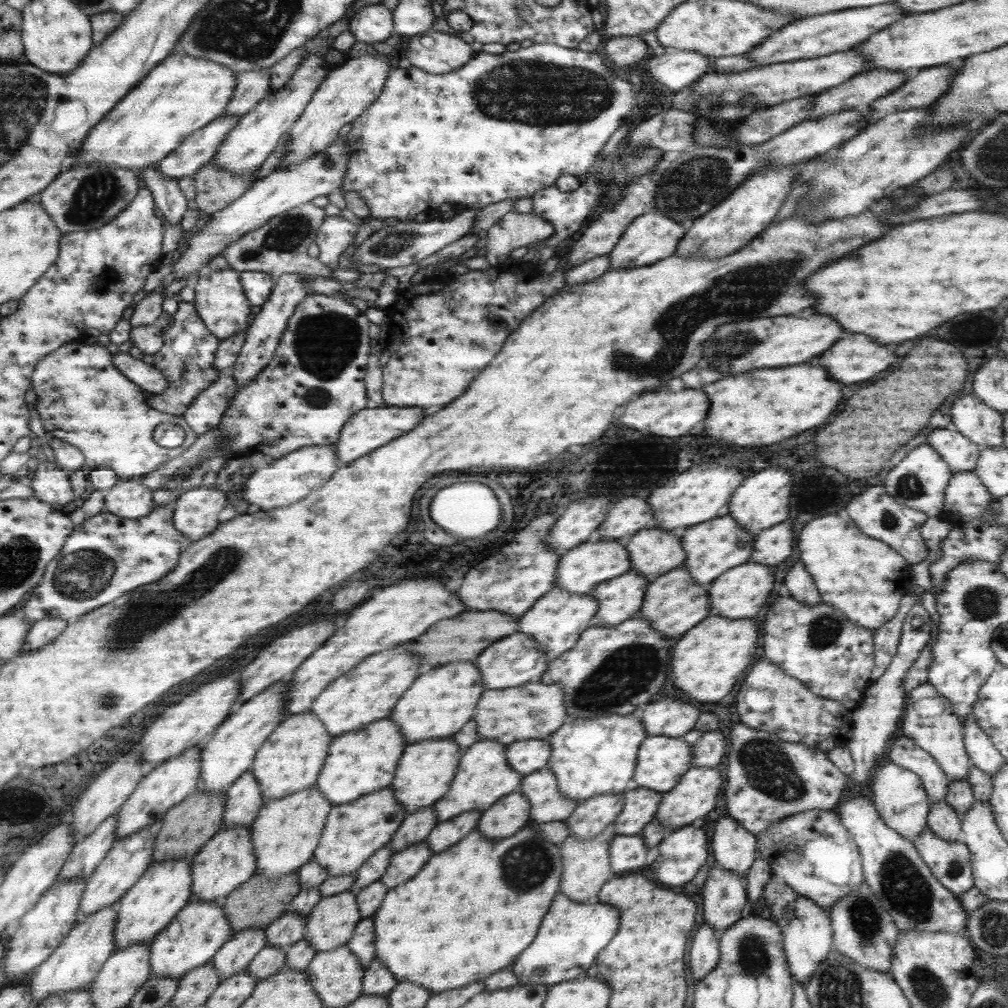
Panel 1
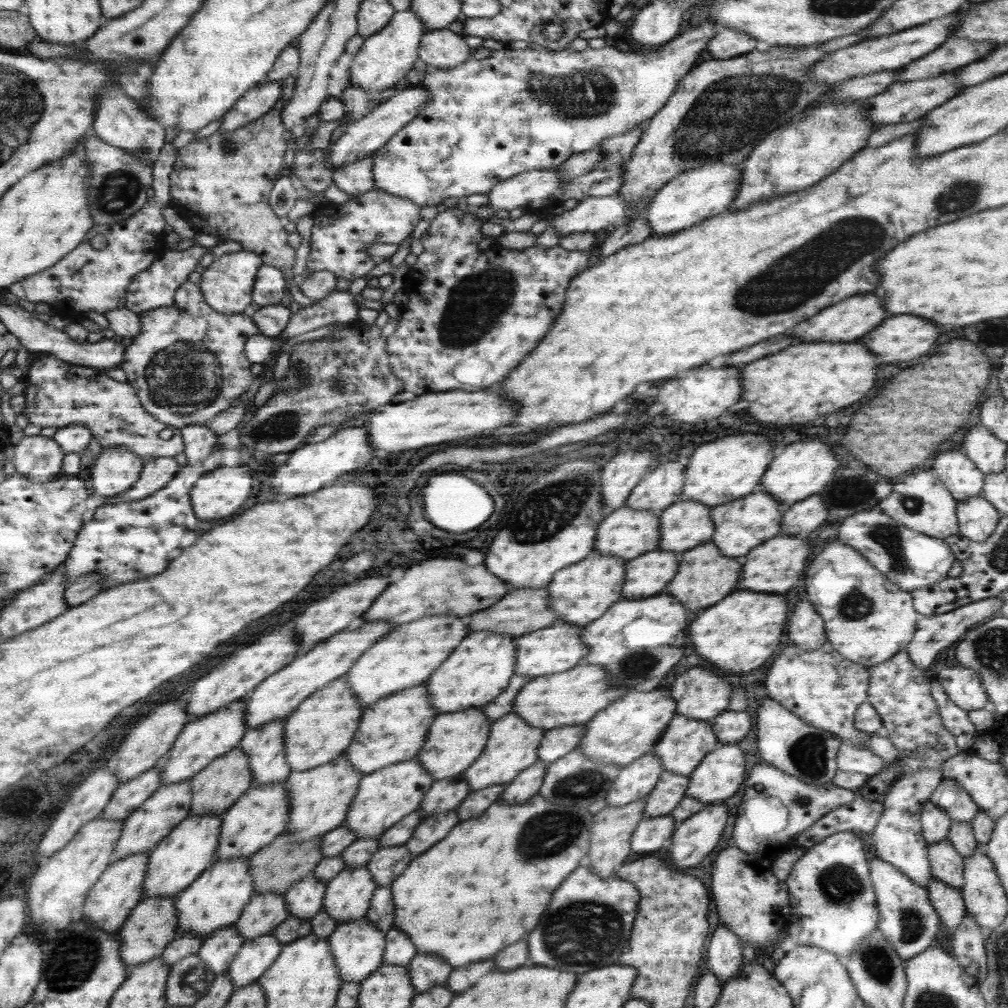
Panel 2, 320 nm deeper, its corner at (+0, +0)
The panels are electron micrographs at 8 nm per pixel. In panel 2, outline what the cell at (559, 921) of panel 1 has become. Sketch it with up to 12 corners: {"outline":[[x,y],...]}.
{"outline":[[584,861],[527,934],[577,976],[617,962],[639,896]]}

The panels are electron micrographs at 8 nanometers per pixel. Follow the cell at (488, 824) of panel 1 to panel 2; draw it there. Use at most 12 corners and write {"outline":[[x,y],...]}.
{"outline":[[537,759],[502,787],[499,799],[514,805],[536,795],[546,765]]}

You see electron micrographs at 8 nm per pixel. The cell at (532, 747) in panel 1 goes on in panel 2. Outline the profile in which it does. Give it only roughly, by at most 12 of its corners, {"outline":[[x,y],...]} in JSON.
{"outline":[[584,724],[543,731],[537,756],[545,764],[578,746]]}

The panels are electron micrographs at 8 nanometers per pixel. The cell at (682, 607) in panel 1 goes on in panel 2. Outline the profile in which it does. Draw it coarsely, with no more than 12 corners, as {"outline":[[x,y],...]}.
{"outline":[[711,541],[680,552],[663,592],[689,612],[737,588],[740,560]]}

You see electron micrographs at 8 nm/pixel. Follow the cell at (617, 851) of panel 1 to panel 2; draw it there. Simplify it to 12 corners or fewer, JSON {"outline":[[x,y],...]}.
{"outline":[[669,815],[641,817],[632,857],[657,854],[675,825]]}

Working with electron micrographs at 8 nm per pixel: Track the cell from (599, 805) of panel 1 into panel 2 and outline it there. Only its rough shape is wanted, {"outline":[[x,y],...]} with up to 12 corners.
{"outline":[[653,750],[622,766],[605,793],[618,807],[645,797],[657,782]]}

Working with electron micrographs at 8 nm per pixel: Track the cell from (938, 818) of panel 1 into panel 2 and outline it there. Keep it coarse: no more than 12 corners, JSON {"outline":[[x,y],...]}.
{"outline":[[944,838],[927,844],[931,876],[963,885],[963,859]]}

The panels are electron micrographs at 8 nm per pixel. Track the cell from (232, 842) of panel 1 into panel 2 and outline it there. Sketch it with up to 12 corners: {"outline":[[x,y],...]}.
{"outline":[[286,782],[223,814],[215,859],[249,860],[286,830]]}

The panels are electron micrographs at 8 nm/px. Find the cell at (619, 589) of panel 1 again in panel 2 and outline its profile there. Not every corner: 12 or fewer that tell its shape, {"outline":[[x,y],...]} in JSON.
{"outline":[[659,548],[624,561],[621,598],[663,592],[676,555]]}

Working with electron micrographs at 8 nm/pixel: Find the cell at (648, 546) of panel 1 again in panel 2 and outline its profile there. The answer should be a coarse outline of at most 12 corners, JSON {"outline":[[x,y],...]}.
{"outline":[[679,500],[658,514],[662,551],[711,541],[710,508]]}

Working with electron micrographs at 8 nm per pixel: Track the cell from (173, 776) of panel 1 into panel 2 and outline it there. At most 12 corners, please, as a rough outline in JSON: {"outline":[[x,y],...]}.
{"outline":[[233,701],[188,720],[158,764],[160,785],[188,781],[246,731]]}

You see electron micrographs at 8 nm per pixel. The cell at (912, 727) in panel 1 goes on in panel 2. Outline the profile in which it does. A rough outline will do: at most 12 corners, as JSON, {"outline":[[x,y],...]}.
{"outline":[[941,780],[928,801],[955,822],[970,822],[979,811],[965,789]]}

